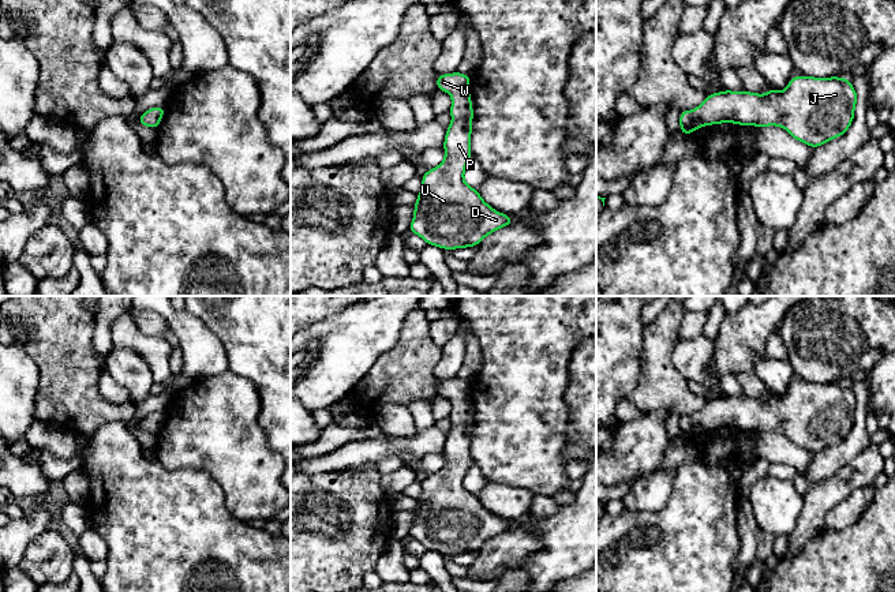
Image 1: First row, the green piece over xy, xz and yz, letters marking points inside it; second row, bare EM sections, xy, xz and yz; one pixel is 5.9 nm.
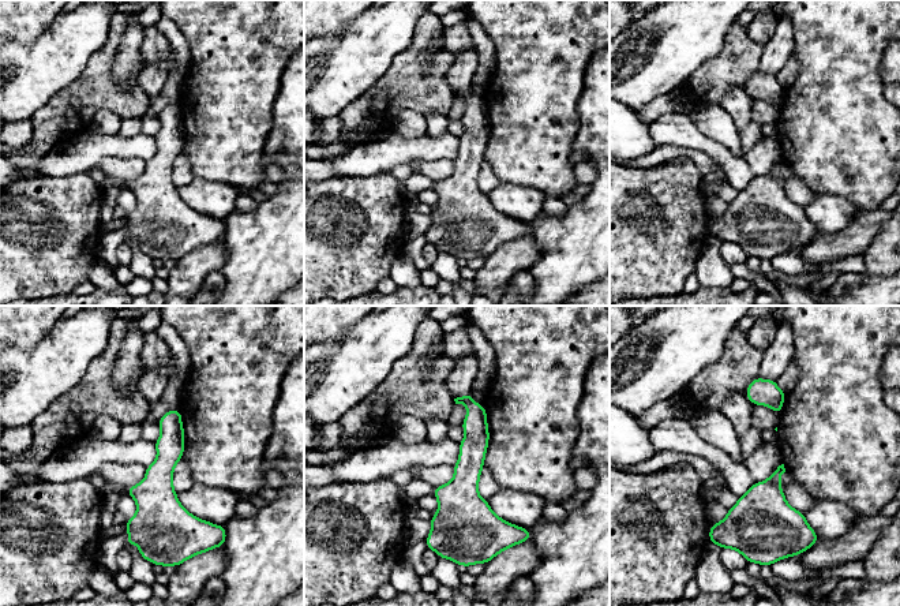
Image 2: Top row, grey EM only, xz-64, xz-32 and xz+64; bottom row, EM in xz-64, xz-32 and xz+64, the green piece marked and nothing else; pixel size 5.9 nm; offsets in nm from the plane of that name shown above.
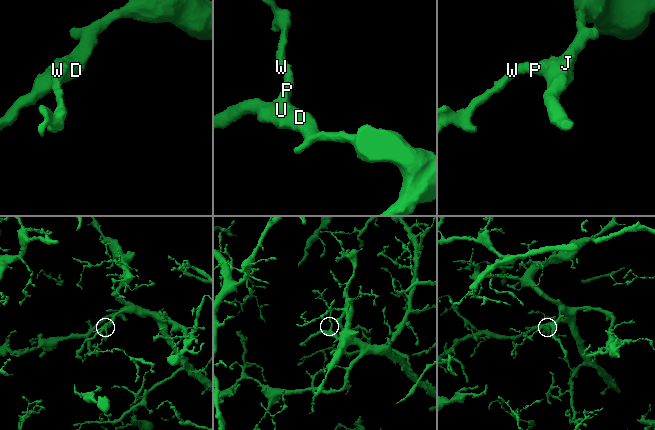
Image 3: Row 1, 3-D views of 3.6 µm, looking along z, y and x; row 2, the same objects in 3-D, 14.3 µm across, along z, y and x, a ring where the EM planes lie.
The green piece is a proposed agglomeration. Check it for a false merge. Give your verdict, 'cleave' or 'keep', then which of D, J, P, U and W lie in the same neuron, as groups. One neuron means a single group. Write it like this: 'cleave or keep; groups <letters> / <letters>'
keep; groups D J P U W

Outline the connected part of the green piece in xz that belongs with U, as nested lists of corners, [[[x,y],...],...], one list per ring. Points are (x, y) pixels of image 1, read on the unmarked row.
[[[460,379],[437,381],[437,394],[452,401],[452,430],[446,434],[443,446],[445,465],[422,482],[422,495],[413,510],[413,524],[409,536],[420,542],[426,550],[442,555],[476,552],[486,542],[512,531],[514,524],[494,516],[480,502],[479,497],[464,486],[465,472],[471,464],[471,439],[473,415],[469,400],[471,382]]]

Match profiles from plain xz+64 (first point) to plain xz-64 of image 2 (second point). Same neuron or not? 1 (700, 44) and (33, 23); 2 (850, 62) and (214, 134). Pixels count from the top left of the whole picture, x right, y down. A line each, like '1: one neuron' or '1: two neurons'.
1: two neurons
2: one neuron

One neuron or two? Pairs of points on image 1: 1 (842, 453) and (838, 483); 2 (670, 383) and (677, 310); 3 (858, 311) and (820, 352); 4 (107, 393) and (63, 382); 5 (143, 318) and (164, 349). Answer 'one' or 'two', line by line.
1: two
2: one
3: one
4: two
5: two

